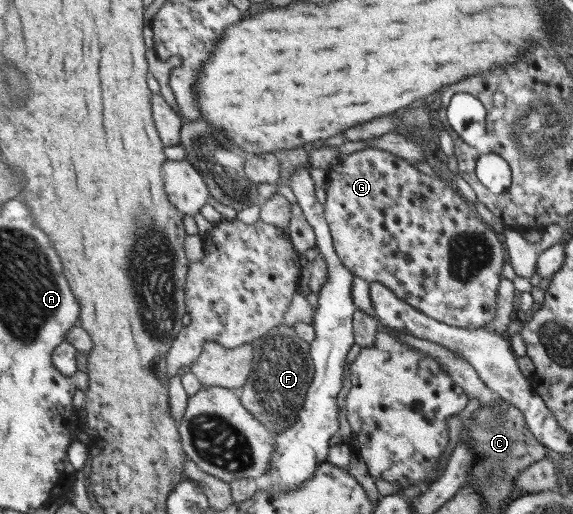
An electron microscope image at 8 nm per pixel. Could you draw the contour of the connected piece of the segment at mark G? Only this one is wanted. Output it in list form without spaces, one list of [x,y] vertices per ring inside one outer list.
[[[363,149],[348,156],[343,156],[340,162],[328,174],[327,201],[325,214],[333,233],[333,242],[338,256],[354,274],[366,279],[369,283],[382,283],[392,290],[398,298],[418,308],[428,316],[449,325],[467,329],[485,328],[494,320],[496,292],[500,284],[500,266],[504,260],[504,250],[496,238],[496,232],[490,225],[480,219],[474,207],[457,191],[452,190],[442,180],[427,176],[404,158],[377,149]]]

